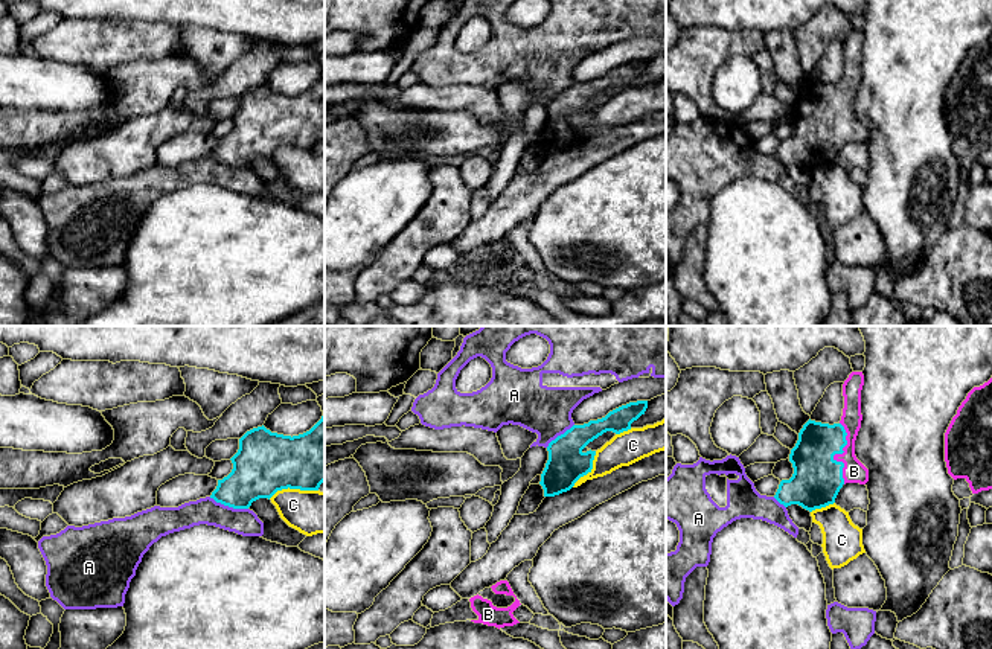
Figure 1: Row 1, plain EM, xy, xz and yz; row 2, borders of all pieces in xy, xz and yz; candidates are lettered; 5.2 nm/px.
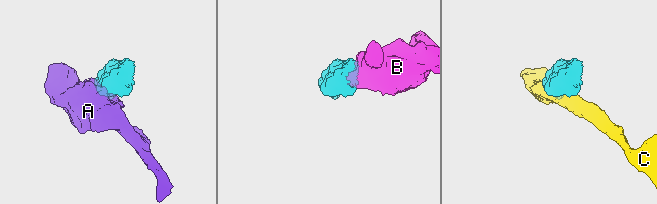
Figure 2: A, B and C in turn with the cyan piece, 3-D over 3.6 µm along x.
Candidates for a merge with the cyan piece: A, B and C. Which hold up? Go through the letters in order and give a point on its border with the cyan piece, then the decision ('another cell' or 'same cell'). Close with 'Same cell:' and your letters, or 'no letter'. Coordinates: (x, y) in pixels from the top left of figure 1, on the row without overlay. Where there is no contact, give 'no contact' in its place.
A: contact xy (229, 165); another cell
B: contact yz (837, 111); same cell
C: contact xy (293, 147); another cell
Same cell: B

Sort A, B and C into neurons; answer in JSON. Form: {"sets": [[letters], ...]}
{"sets": [["A"], ["B"], ["C"]]}

